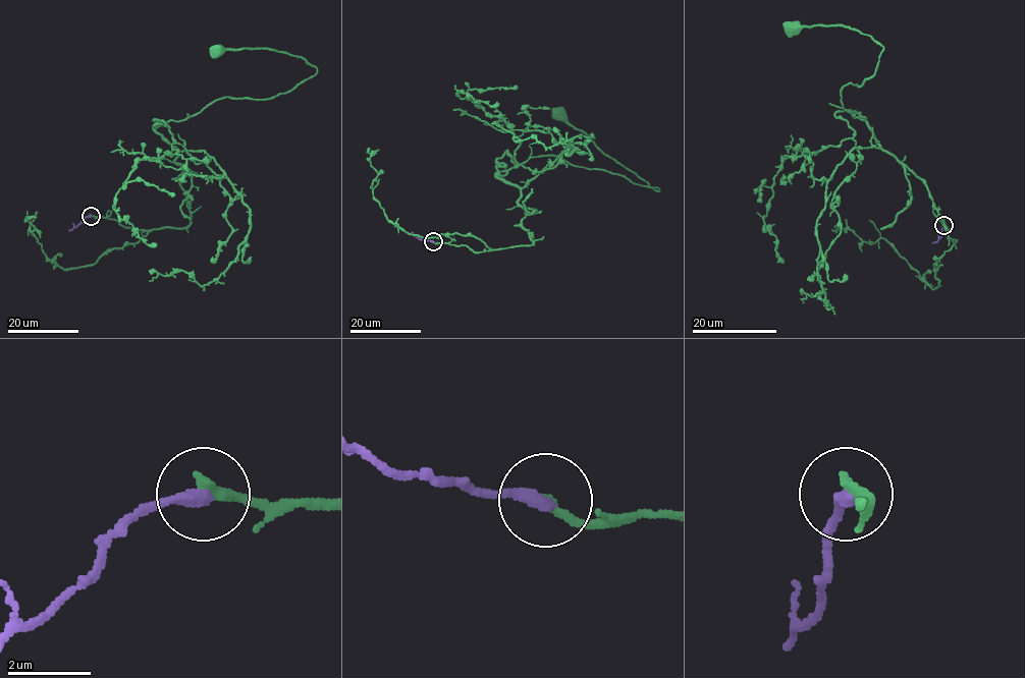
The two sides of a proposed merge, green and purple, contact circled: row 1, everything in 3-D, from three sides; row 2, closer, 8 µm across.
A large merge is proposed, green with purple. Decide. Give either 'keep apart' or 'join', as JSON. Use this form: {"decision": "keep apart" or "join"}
{"decision": "keep apart"}

